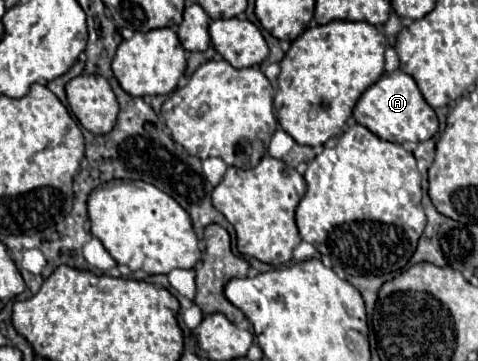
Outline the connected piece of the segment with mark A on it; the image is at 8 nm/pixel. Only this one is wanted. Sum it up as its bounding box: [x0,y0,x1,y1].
[354,71,438,143]

